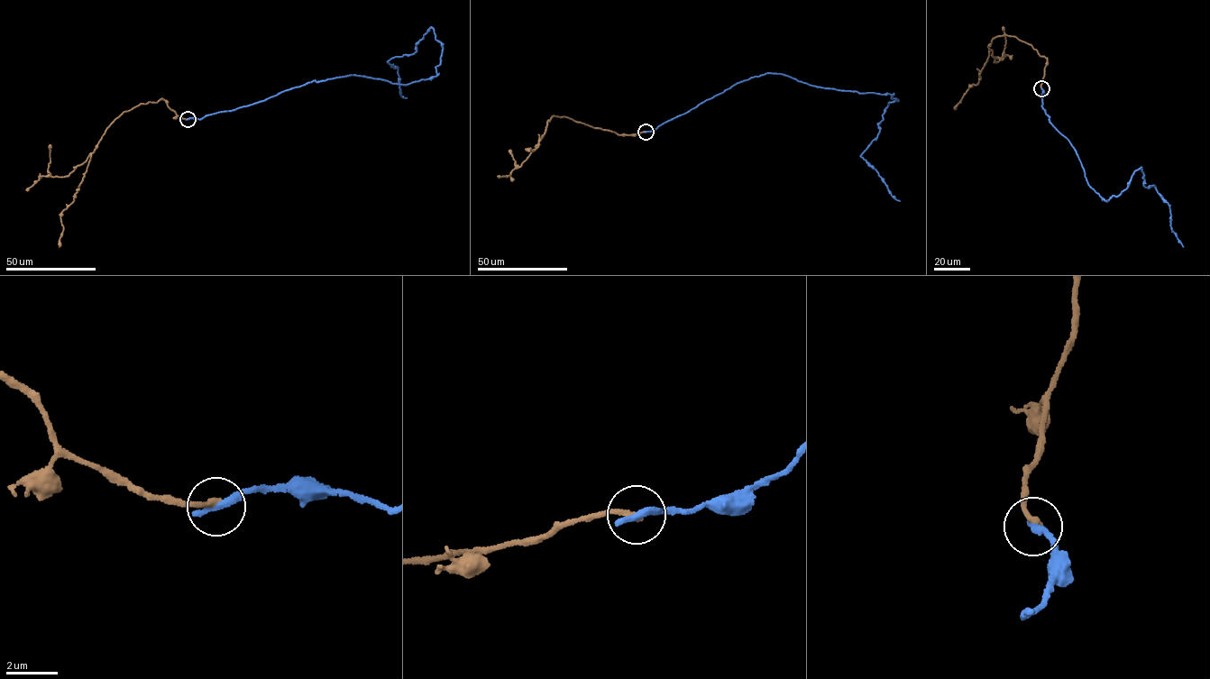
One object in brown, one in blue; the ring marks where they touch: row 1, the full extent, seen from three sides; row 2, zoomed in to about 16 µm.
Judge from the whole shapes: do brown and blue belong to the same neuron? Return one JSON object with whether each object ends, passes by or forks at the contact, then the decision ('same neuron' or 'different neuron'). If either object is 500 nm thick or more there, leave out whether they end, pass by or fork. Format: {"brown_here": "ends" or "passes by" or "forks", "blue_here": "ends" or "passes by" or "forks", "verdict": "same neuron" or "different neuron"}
{"brown_here": "ends", "blue_here": "ends", "verdict": "different neuron"}

